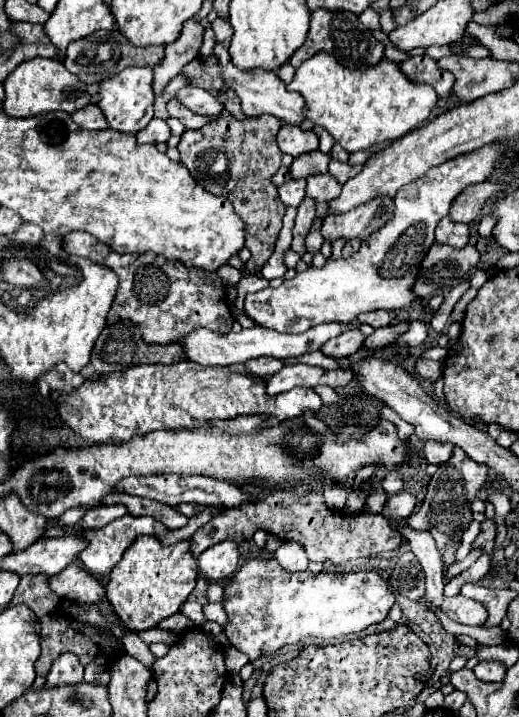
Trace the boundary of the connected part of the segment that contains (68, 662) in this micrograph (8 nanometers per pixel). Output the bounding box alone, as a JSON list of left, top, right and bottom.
[47,654,83,686]

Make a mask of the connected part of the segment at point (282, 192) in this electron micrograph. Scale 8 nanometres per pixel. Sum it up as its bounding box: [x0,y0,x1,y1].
[277,178,305,206]

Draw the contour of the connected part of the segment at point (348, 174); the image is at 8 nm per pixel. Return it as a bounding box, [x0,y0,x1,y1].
[329,160,363,184]

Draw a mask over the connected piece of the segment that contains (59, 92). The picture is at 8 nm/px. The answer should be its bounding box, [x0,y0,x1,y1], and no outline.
[3,58,91,118]

